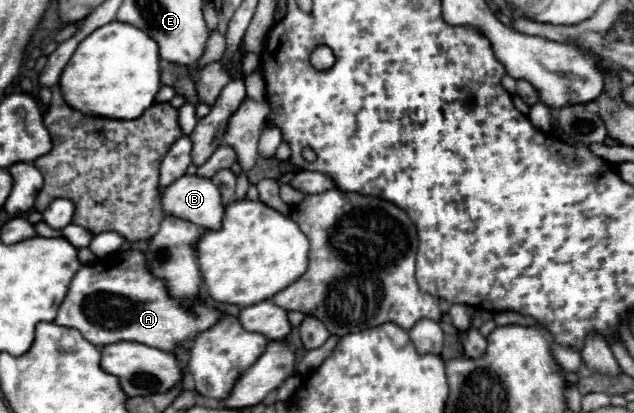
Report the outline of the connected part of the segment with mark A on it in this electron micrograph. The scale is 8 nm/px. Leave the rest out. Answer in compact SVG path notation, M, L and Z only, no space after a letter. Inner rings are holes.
M126 250L84 264L68 284L68 294L58 308L54 322L58 326L80 330L80 334L94 346L130 340L172 352L180 344L194 340L198 332L214 326L220 316L218 310L208 308L206 304L196 304L196 314L182 310L180 304L168 296L164 282L148 272L144 254Z

